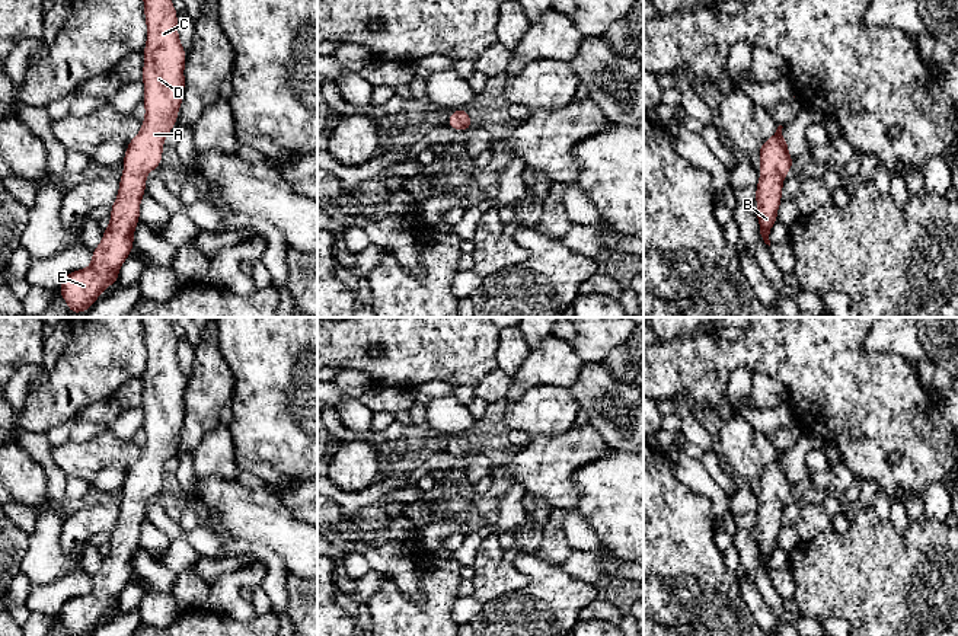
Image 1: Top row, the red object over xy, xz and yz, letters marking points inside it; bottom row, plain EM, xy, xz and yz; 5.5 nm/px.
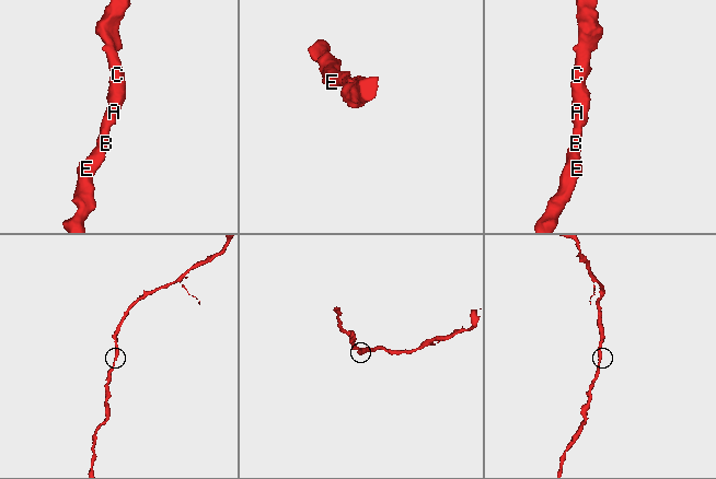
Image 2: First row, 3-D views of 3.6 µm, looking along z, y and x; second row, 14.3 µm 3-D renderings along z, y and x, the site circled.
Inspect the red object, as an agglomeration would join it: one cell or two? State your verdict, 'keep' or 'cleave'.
keep

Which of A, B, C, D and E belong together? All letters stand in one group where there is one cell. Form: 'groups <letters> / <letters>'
groups A B C D E

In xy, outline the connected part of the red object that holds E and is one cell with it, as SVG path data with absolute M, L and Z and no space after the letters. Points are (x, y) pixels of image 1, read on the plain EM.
M140 317L144 327L144 343L147 352L147 367L143 375L143 410L146 442L140 458L128 467L122 486L124 499L119 504L119 517L111 533L111 549L103 556L102 566L92 576L92 591L86 595L68 598L58 614L68 636L89 636L108 611L118 610L118 598L134 573L134 556L140 549L140 528L146 520L146 501L162 490L163 470L169 457L176 451L178 438L183 426L185 416L185 387L186 377L178 359L178 339L172 325L166 317Z

